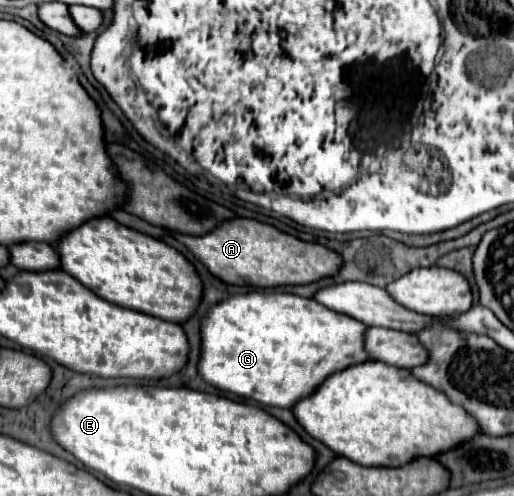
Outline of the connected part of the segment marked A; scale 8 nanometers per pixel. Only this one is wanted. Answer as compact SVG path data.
M248 218L226 220L218 228L202 236L188 236L178 232L174 232L172 236L182 242L210 270L210 274L238 286L246 284L258 288L274 288L282 284L308 284L336 274L340 266L340 258L336 252L320 244L302 242L290 234L276 230L270 224Z

